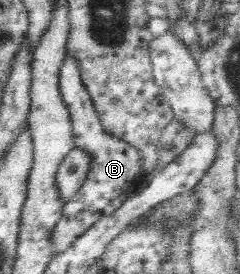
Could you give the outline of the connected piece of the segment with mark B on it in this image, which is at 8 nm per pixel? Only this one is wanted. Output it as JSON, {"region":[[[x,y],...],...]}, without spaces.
{"region":[[[70,55],[66,56],[61,66],[59,85],[63,101],[70,111],[75,145],[86,149],[91,154],[92,162],[87,179],[79,191],[68,202],[65,202],[62,216],[55,226],[55,233],[51,237],[55,256],[69,248],[69,245],[73,244],[81,234],[85,234],[100,217],[111,215],[128,198],[142,164],[138,149],[104,130],[89,92],[82,85],[77,62]]]}

